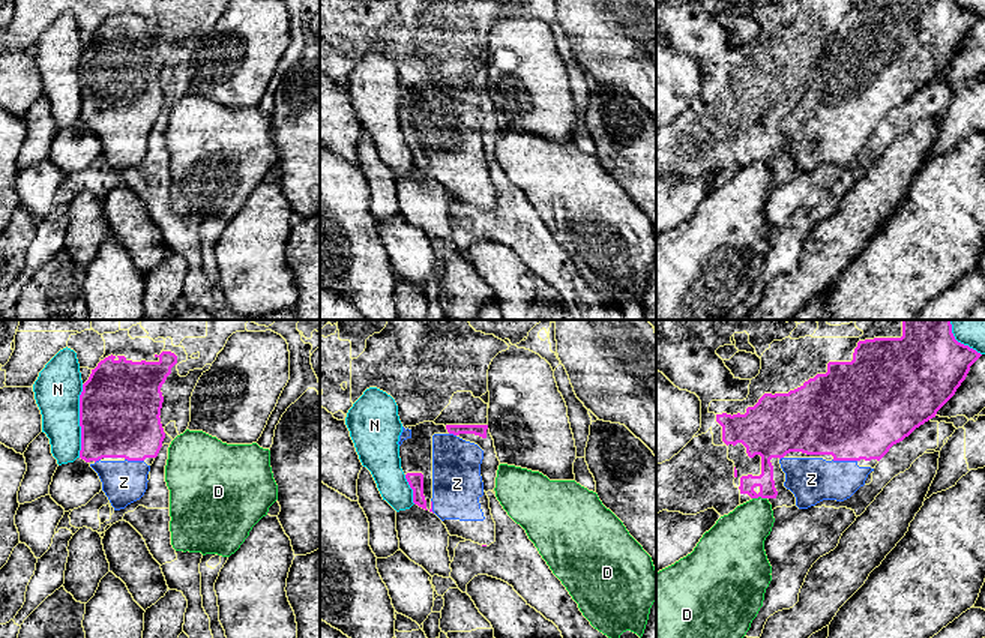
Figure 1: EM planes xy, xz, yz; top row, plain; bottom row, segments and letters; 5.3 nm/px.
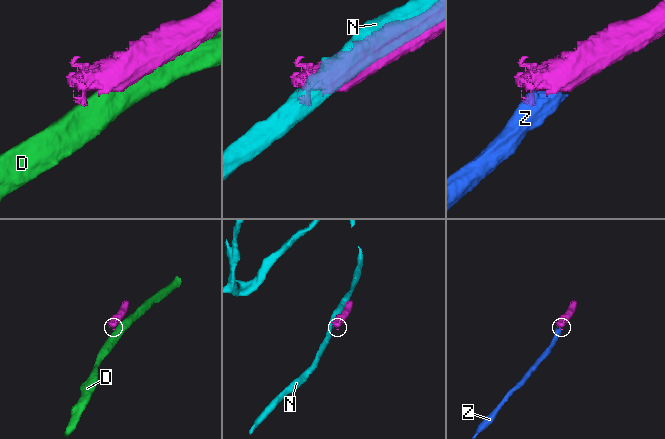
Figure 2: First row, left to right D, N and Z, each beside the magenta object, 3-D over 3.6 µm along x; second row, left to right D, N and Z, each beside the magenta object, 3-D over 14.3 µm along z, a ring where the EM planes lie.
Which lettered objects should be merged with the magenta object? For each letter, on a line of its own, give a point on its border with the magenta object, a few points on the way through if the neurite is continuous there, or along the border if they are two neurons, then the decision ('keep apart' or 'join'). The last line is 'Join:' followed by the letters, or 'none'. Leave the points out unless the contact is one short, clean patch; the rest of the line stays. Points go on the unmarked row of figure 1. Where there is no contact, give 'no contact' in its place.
D: yz (759, 159) | along yz (766, 161), (753, 162) | keep apart
N: xy (80, 84) | keep apart
Z: yz (844, 123) | join
Join: Z

